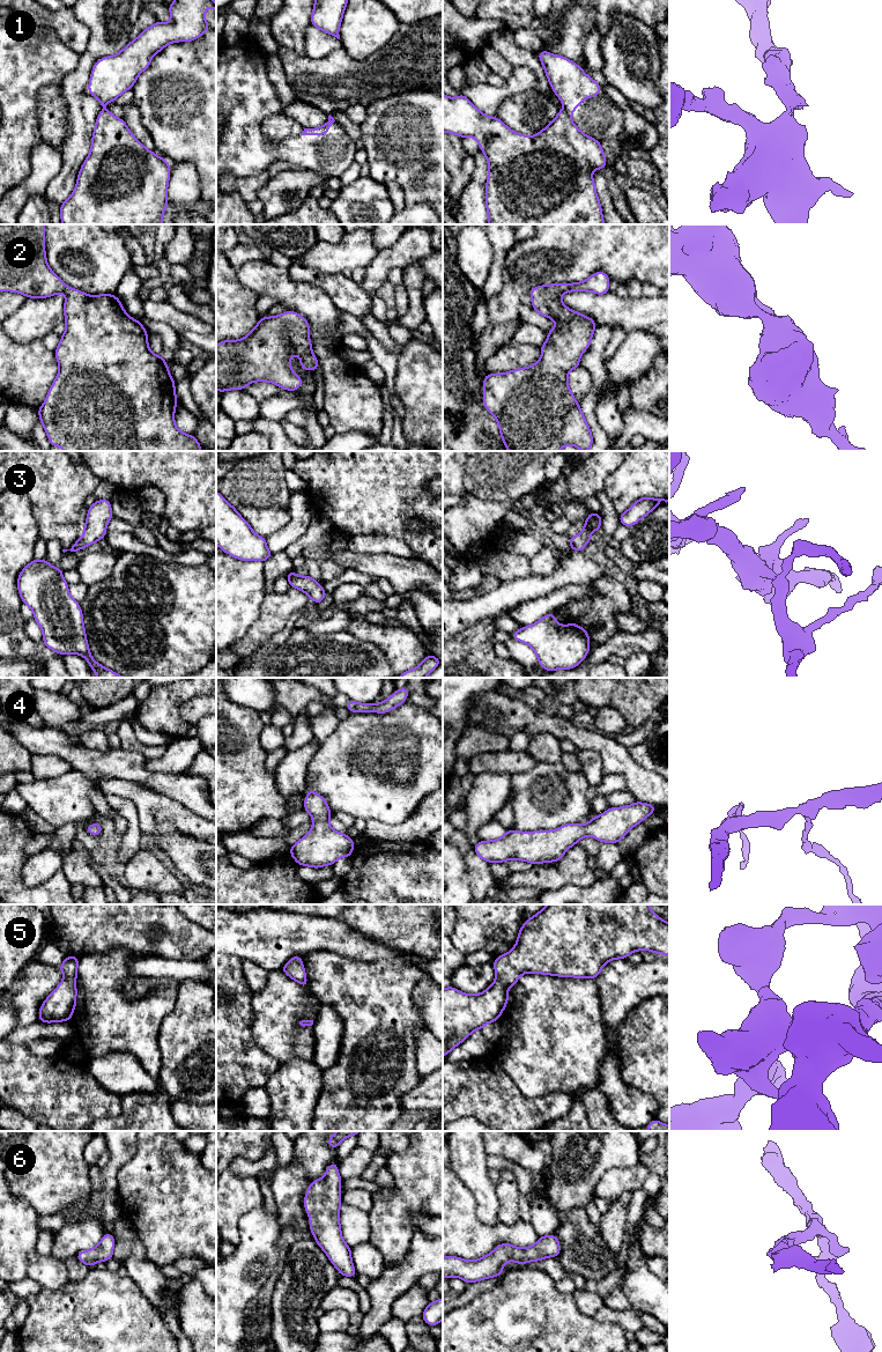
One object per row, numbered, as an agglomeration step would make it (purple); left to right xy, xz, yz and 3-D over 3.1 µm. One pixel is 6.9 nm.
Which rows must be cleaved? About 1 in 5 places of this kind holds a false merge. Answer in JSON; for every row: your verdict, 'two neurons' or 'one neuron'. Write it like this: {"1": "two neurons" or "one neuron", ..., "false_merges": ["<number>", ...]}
{"1": "two neurons", "2": "one neuron", "3": "one neuron", "4": "one neuron", "5": "one neuron", "6": "one neuron", "false_merges": ["1"]}

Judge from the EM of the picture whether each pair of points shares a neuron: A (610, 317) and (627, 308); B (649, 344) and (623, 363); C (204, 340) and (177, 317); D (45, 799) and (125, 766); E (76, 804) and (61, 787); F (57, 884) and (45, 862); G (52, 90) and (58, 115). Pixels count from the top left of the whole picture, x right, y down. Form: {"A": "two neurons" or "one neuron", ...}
{"A": "one neuron", "B": "one neuron", "C": "one neuron", "D": "two neurons", "E": "one neuron", "F": "two neurons", "G": "one neuron"}

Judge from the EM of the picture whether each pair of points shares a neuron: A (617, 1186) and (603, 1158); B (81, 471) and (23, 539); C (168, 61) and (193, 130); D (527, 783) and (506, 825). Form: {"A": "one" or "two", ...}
{"A": "two", "B": "two", "C": "one", "D": "two"}

